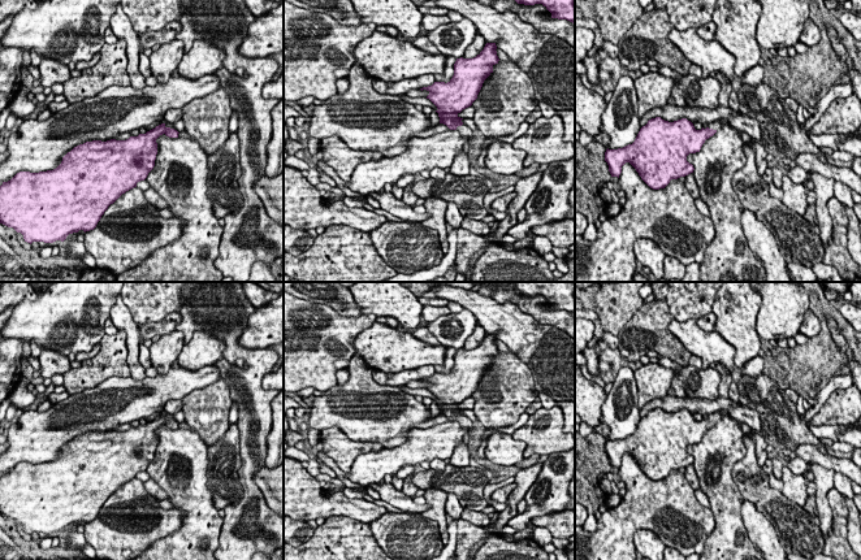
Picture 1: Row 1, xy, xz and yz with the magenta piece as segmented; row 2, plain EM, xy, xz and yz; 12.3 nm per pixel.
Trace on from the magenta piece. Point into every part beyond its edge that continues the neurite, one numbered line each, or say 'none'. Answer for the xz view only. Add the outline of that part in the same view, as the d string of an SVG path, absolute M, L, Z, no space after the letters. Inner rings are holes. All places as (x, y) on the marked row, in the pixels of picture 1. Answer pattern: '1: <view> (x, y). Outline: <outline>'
1: xz (464, 130). Outline: M462 125L462 126L458 126L457 130L468 139L468 142L473 140L473 131L466 126L466 125Z

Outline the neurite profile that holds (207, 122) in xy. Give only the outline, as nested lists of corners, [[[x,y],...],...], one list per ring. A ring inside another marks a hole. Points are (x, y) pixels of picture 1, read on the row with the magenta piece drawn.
[[[221,87],[205,97],[191,100],[182,108],[185,131],[211,156],[224,146],[230,135],[232,113],[229,95]]]

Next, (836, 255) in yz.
[[[832,196],[827,201],[827,209],[832,218],[832,238],[828,244],[823,243],[827,265],[834,266],[844,282],[861,282],[861,266],[856,264],[847,247],[848,217],[845,205]]]

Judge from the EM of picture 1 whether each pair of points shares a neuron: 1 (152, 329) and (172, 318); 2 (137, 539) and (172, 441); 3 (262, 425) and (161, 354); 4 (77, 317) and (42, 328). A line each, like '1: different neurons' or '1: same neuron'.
1: same neuron
2: different neurons
3: different neurons
4: same neuron

